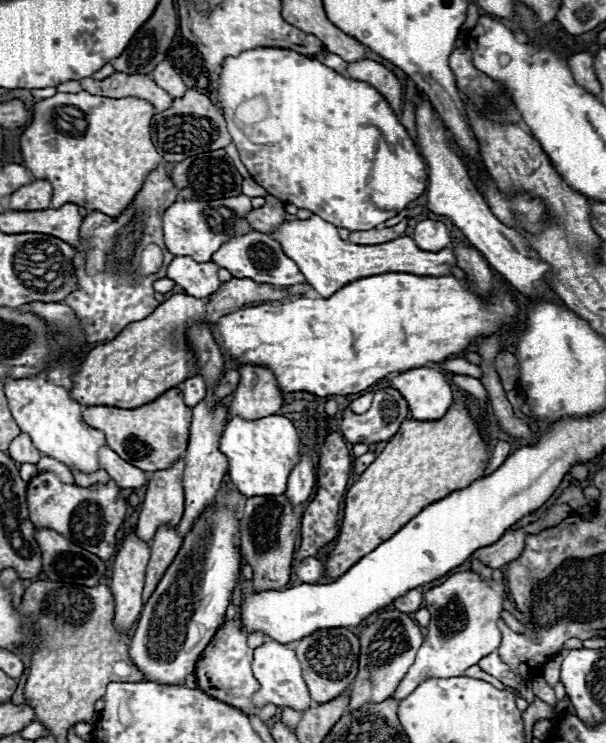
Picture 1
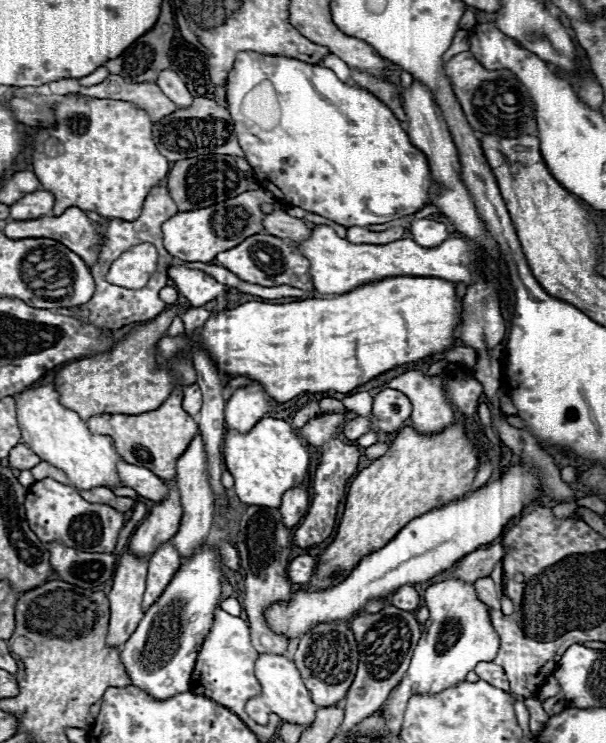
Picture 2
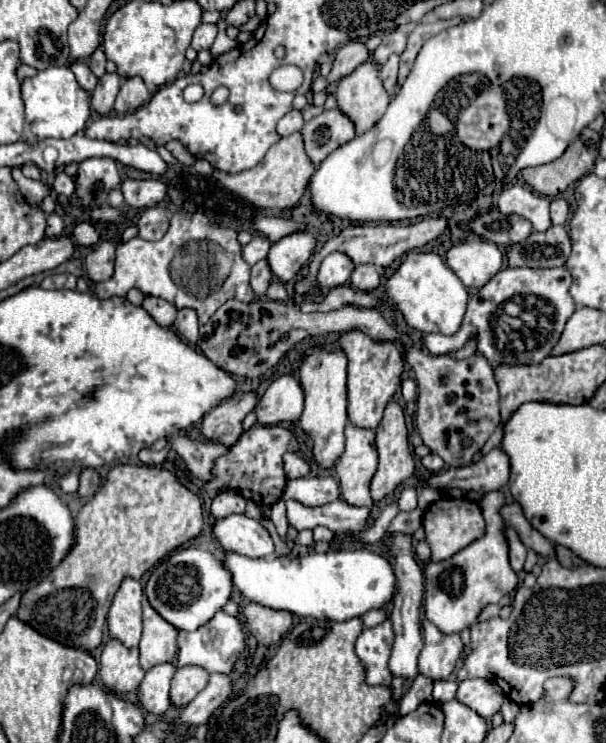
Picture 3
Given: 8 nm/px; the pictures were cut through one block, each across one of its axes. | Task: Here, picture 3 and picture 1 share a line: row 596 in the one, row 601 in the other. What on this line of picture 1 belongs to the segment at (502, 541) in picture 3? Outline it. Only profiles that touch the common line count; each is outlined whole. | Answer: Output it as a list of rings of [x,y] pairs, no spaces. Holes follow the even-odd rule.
[[[456,572],[444,584],[430,588],[424,594],[426,608],[432,614],[428,636],[416,654],[416,662],[398,684],[394,698],[406,698],[416,686],[420,686],[420,682],[428,678],[462,676],[466,668],[492,654],[500,646],[500,630],[496,626],[496,620],[502,612],[502,598],[508,598],[506,580],[500,584],[494,580],[484,582],[474,572]]]

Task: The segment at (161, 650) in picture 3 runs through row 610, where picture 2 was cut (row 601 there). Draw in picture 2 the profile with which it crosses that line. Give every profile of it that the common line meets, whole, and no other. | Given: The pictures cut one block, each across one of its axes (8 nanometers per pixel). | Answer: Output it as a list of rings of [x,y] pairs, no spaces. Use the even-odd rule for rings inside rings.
[[[170,542],[160,544],[160,548],[152,554],[148,562],[148,582],[146,582],[144,602],[142,602],[144,612],[148,610],[148,606],[152,606],[152,602],[156,602],[156,598],[160,598],[168,582],[172,582],[172,578],[176,576],[176,570],[180,568],[180,562],[182,562],[180,554]]]

